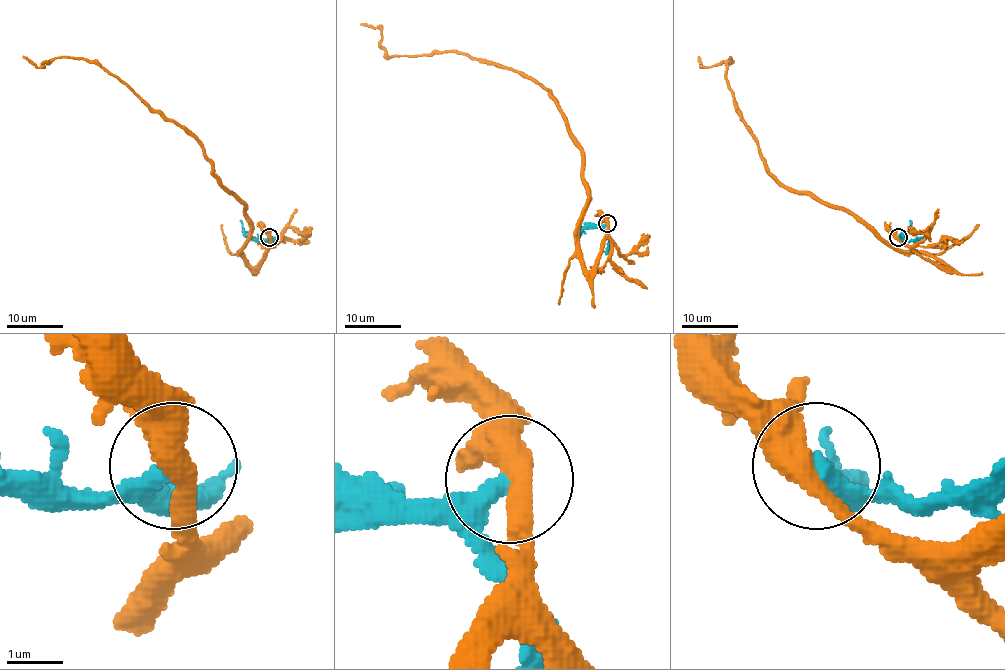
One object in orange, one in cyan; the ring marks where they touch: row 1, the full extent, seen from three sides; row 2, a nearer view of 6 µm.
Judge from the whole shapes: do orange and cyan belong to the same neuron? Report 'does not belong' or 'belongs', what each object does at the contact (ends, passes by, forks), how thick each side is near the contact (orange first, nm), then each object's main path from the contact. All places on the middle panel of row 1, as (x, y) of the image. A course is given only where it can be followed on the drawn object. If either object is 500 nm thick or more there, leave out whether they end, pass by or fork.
does not belong; orange passes by; cyan ends; calibres 480 and 360 nm; course orange (607, 223), (587, 271), (579, 255), (583, 153), (541, 85), (453, 51), (389, 56), (379, 29), (360, 23); course cyan (607, 223), (589, 226), (578, 234)

